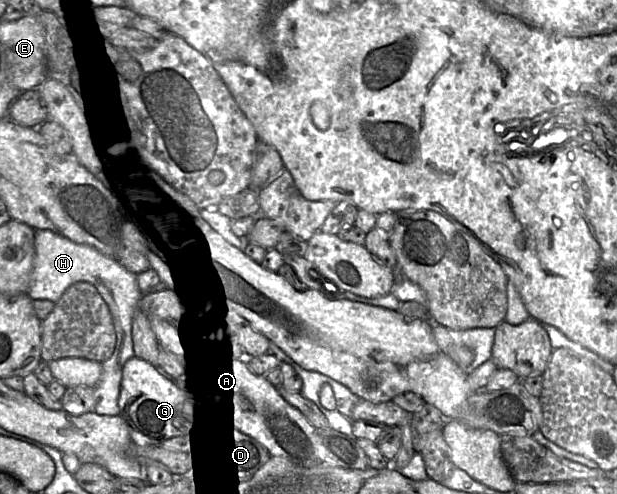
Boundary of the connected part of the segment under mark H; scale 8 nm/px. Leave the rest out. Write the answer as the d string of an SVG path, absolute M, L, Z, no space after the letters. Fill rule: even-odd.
M47 229L34 232L35 255L27 293L32 300L46 299L57 302L64 291L76 282L85 281L97 288L107 303L116 333L116 345L112 356L102 363L102 374L95 386L96 406L99 415L120 414L118 399L121 390L122 370L125 363L134 357L132 322L143 293L139 289L137 274L128 271L116 260L103 255L96 248L78 244Z

